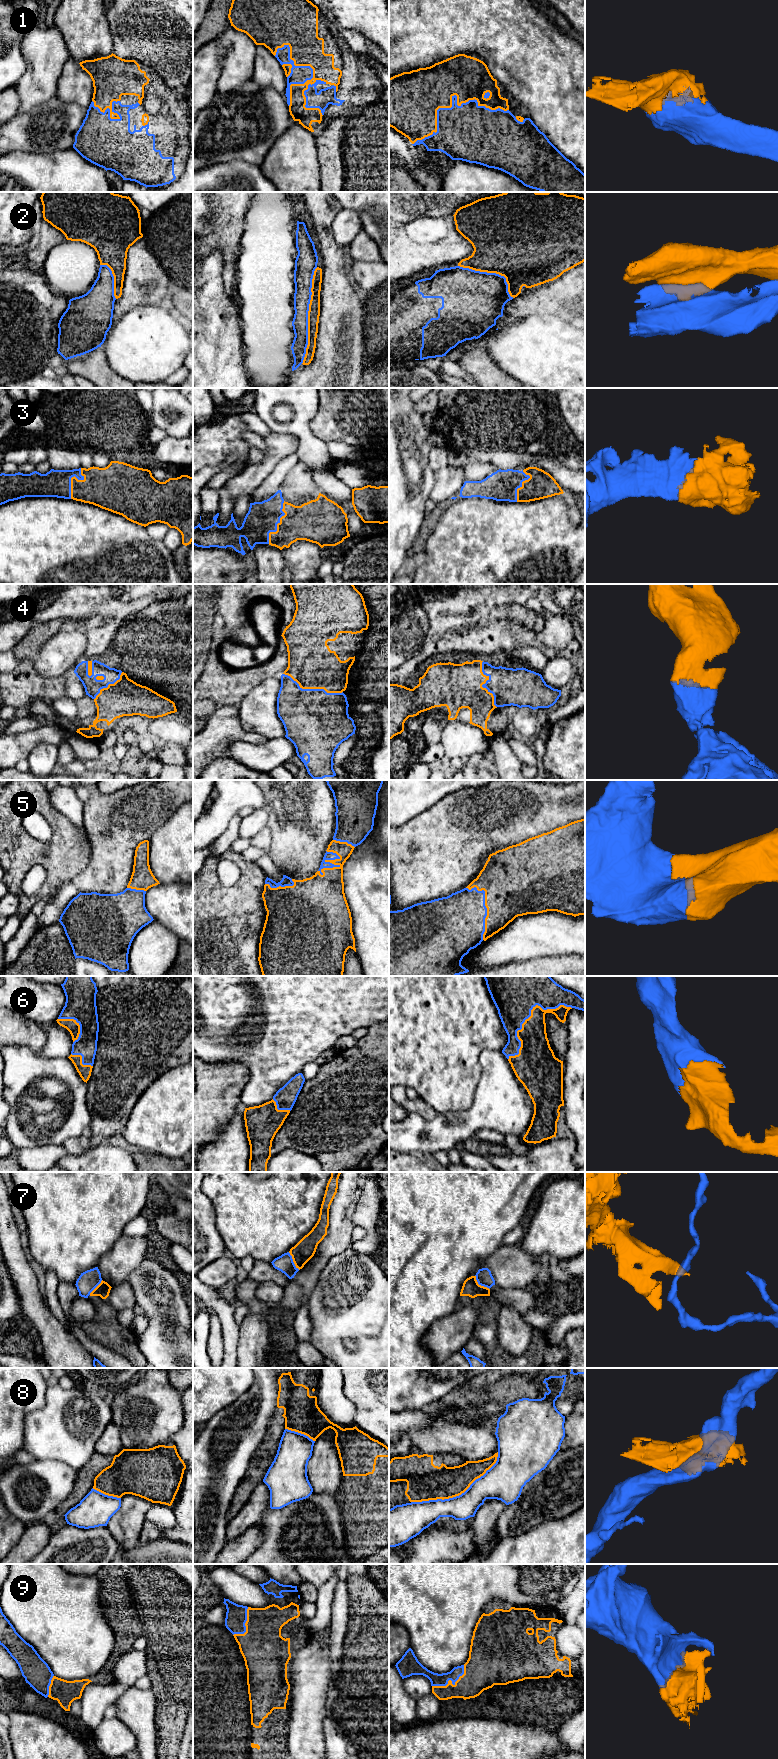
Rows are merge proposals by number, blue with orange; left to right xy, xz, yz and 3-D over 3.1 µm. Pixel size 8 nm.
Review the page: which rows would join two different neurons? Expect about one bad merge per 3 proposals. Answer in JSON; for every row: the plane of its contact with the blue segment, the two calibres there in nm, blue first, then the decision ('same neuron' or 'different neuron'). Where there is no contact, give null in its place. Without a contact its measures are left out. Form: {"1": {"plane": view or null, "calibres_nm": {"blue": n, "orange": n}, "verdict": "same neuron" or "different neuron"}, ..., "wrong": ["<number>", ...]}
{"1": {"plane": "yz", "calibres_nm": {"blue": 380, "orange": 380}, "verdict": "same neuron"}, "2": {"plane": "xz", "calibres_nm": {"blue": 140, "orange": 100}, "verdict": "different neuron"}, "3": {"plane": "xz", "calibres_nm": {"blue": 260, "orange": 300}, "verdict": "same neuron"}, "4": {"plane": "xz", "calibres_nm": {"blue": 500, "orange": 380}, "verdict": "same neuron"}, "5": {"plane": "xz", "calibres_nm": {"blue": 60, "orange": 300}, "verdict": "same neuron"}, "6": {"plane": "yz", "calibres_nm": {"blue": 400, "orange": 240}, "verdict": "same neuron"}, "7": {"plane": "yz", "calibres_nm": {"blue": 130, "orange": 140}, "verdict": "different neuron"}, "8": {"plane": "yz", "calibres_nm": {"blue": 200, "orange": 280}, "verdict": "different neuron"}, "9": {"plane": "yz", "calibres_nm": {"blue": 100, "orange": 280}, "verdict": "same neuron"}, "wrong": ["2", "7", "8"]}

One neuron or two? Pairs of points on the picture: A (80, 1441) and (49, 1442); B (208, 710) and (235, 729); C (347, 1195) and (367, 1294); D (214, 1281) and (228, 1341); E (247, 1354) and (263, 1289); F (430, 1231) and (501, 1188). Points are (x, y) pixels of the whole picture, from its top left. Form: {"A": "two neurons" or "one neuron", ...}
{"A": "one neuron", "B": "two neurons", "C": "two neurons", "D": "two neurons", "E": "two neurons", "F": "one neuron"}

